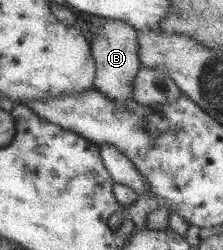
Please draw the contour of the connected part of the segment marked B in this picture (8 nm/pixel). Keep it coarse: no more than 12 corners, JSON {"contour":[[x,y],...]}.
{"contour":[[99,19],[91,28],[92,88],[126,104],[141,67],[139,32]]}

